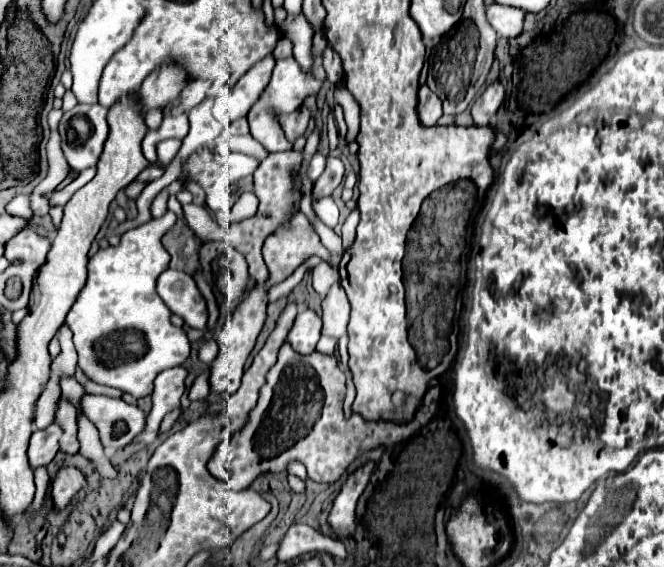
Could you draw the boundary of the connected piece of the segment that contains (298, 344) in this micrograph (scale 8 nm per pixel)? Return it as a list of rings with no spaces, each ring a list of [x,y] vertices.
[[[306,309],[306,311],[298,313],[298,317],[294,321],[294,327],[288,333],[288,343],[300,355],[310,355],[316,349],[316,343],[320,341],[320,335],[322,335],[322,319],[314,311]]]

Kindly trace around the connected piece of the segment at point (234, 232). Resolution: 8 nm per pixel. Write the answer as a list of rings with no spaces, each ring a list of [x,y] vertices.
[[[282,151],[282,153],[272,153],[272,157],[266,157],[260,167],[254,171],[254,193],[260,199],[258,213],[246,221],[232,223],[228,233],[230,233],[230,243],[234,249],[244,253],[248,261],[248,271],[256,281],[264,281],[268,277],[262,253],[260,253],[260,243],[274,233],[284,221],[290,219],[290,215],[298,209],[300,203],[300,193],[292,191],[292,171],[298,171],[302,163],[302,153],[296,151]]]

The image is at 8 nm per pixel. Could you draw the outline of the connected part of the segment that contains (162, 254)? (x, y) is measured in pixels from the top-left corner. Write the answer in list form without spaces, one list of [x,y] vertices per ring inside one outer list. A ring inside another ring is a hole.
[[[168,209],[164,217],[150,219],[148,223],[130,229],[128,235],[122,235],[120,245],[98,249],[94,257],[88,261],[86,285],[78,293],[78,299],[64,321],[64,325],[74,333],[72,341],[78,353],[78,367],[84,371],[84,375],[94,383],[116,387],[124,393],[130,393],[136,399],[152,393],[152,381],[160,371],[182,365],[190,355],[190,345],[184,329],[178,329],[170,323],[172,313],[156,293],[156,277],[164,269],[168,269],[170,263],[170,255],[162,247],[160,237],[168,229],[172,229],[174,223],[176,213]]]

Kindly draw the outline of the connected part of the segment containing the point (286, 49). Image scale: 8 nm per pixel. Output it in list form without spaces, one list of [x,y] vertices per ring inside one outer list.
[[[280,39],[272,55],[274,55],[274,59],[284,59],[284,57],[292,57],[292,43],[290,43],[288,39]]]

